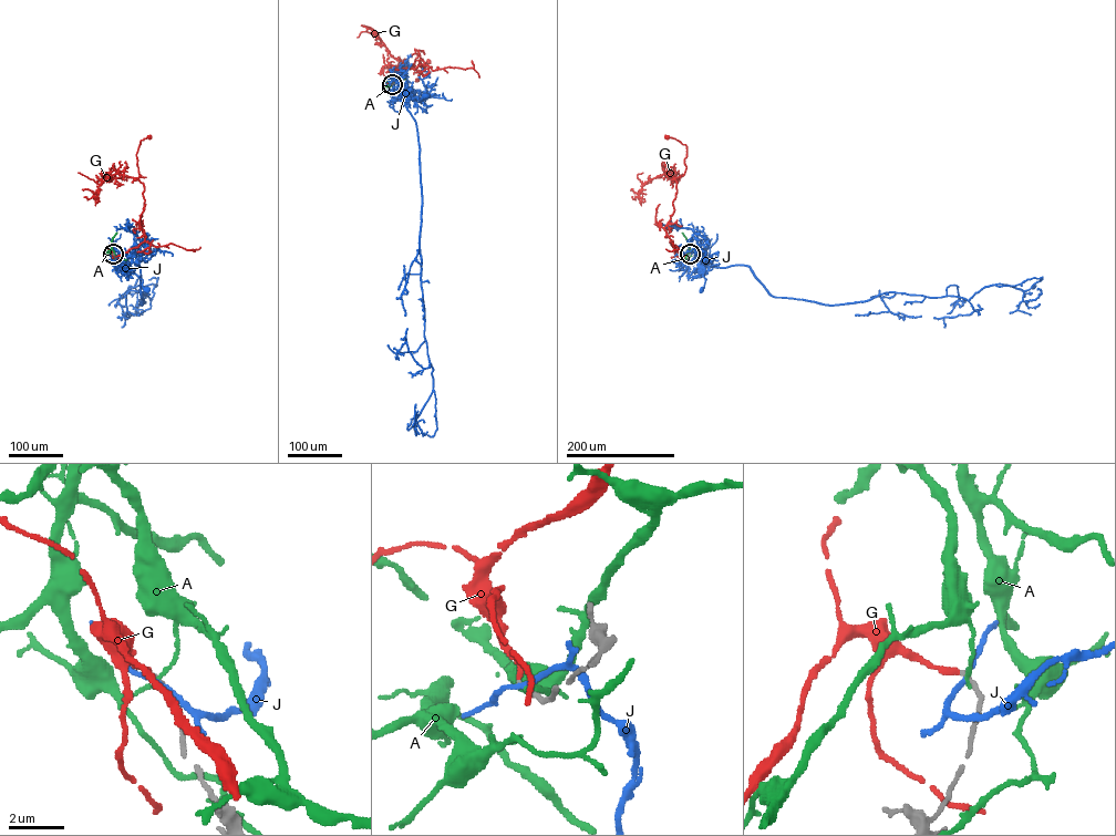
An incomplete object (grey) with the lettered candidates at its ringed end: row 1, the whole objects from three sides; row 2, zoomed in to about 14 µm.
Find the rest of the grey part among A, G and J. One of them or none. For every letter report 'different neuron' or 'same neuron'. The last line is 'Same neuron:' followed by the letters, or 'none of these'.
A: different neuron
G: same neuron
J: different neuron
Same neuron: G

